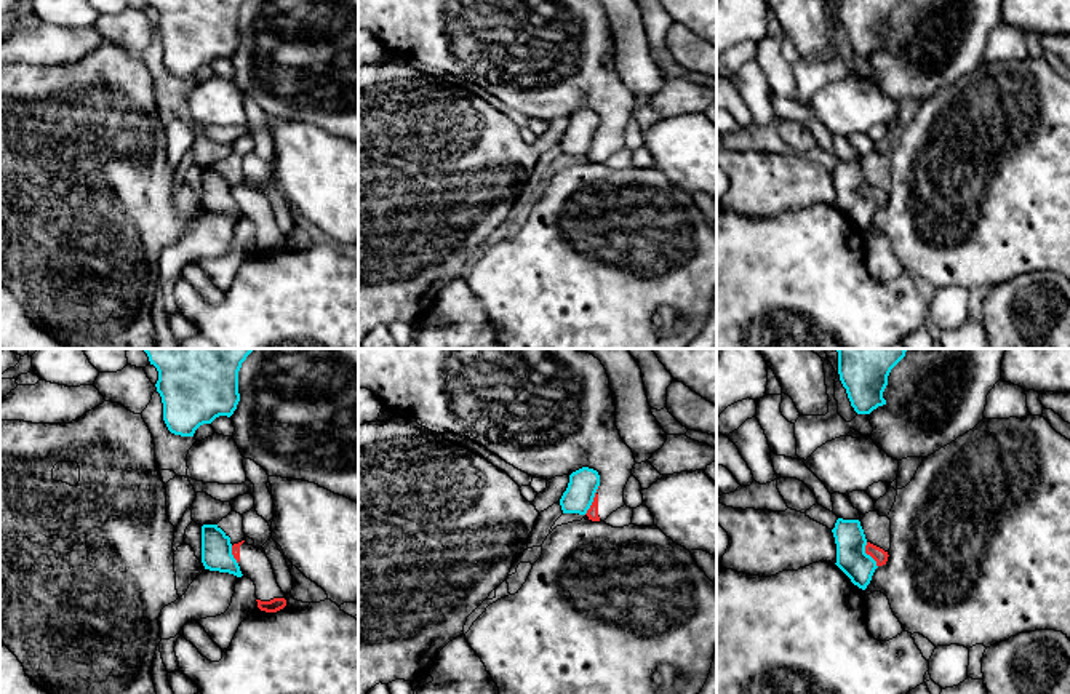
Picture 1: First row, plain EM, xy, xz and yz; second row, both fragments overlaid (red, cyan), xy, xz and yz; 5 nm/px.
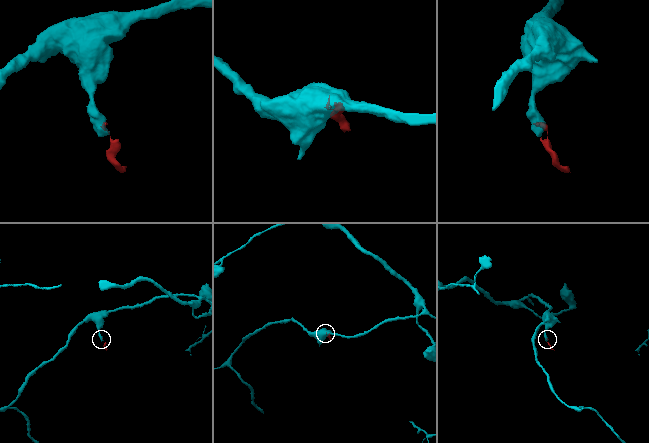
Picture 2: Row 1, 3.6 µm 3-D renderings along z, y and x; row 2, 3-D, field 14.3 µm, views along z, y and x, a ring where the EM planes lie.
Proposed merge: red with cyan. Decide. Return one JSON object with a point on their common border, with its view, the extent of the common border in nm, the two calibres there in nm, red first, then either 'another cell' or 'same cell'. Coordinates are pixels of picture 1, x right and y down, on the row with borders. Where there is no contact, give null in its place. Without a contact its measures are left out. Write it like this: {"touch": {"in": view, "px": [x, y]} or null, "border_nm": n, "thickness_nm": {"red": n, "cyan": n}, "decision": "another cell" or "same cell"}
{"touch": {"in": "xz", "px": [594, 499]}, "border_nm": 170, "thickness_nm": {"red": 60, "cyan": 150}, "decision": "another cell"}

